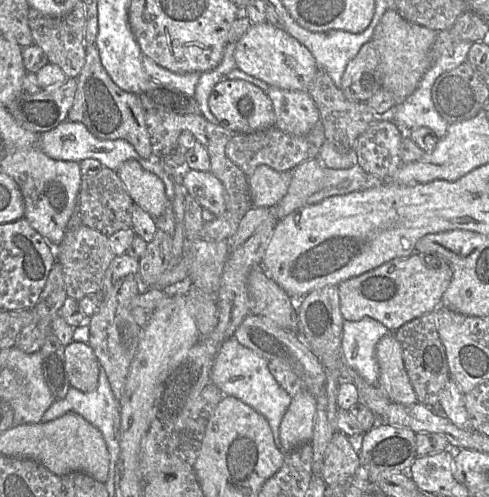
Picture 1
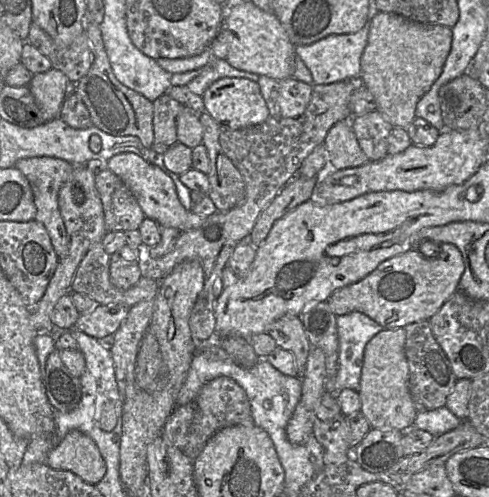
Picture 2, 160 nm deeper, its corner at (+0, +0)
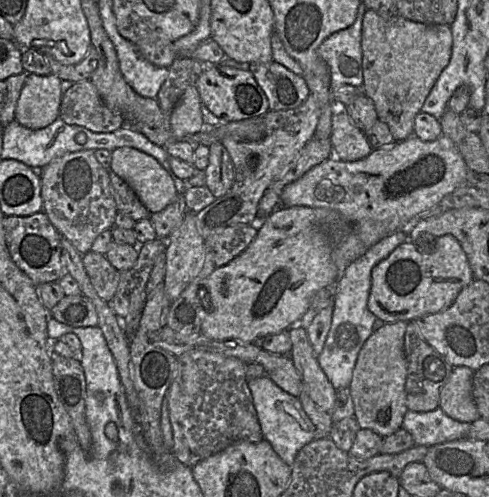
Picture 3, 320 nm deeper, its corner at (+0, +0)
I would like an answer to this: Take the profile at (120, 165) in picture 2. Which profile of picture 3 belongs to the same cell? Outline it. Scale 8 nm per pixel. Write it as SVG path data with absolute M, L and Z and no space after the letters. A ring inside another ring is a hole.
M131 147L111 151L109 172L125 181L150 213L163 210L177 199L174 182L152 156Z

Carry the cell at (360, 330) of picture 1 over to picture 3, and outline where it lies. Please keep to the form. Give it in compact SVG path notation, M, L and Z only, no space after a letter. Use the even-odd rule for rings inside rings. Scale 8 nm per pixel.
M396 231L380 240L364 255L352 262L338 278L334 286L331 325L323 350L317 356L317 361L335 390L349 388L359 351L373 333L373 325L377 317L367 307L372 269L380 261L387 258L396 247L407 241L408 238L409 235L406 233Z

